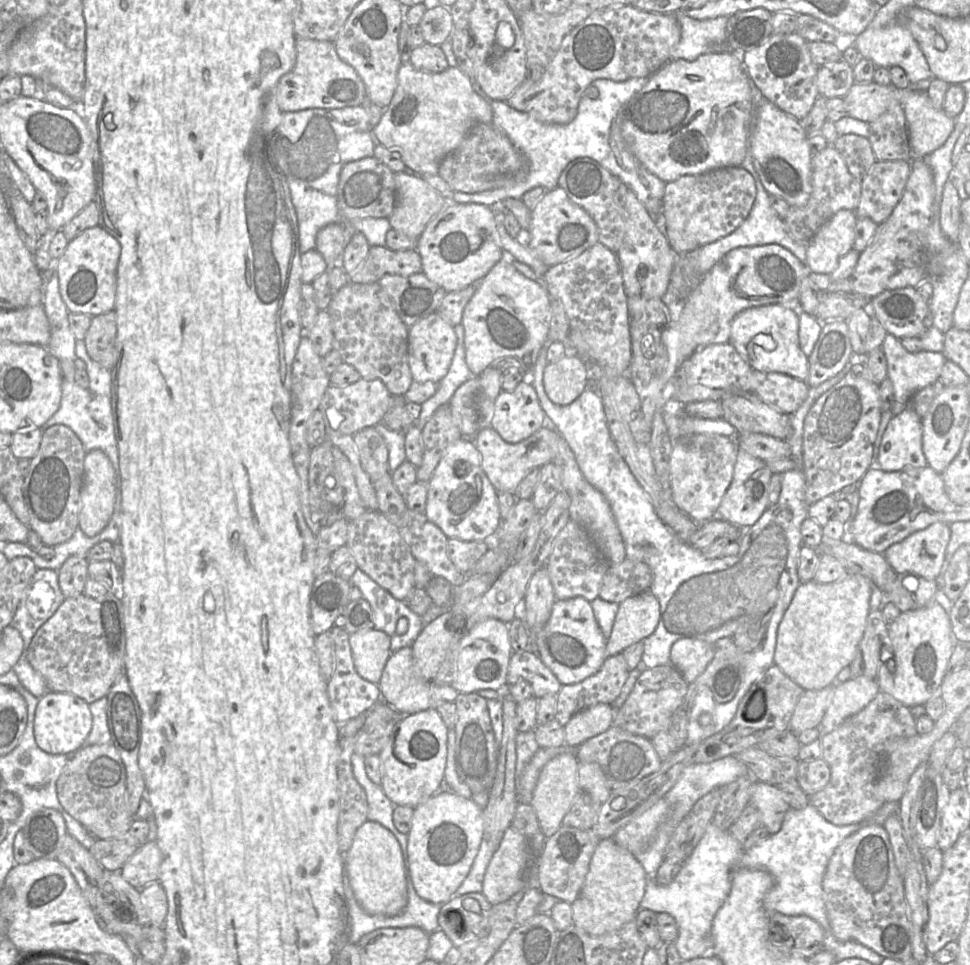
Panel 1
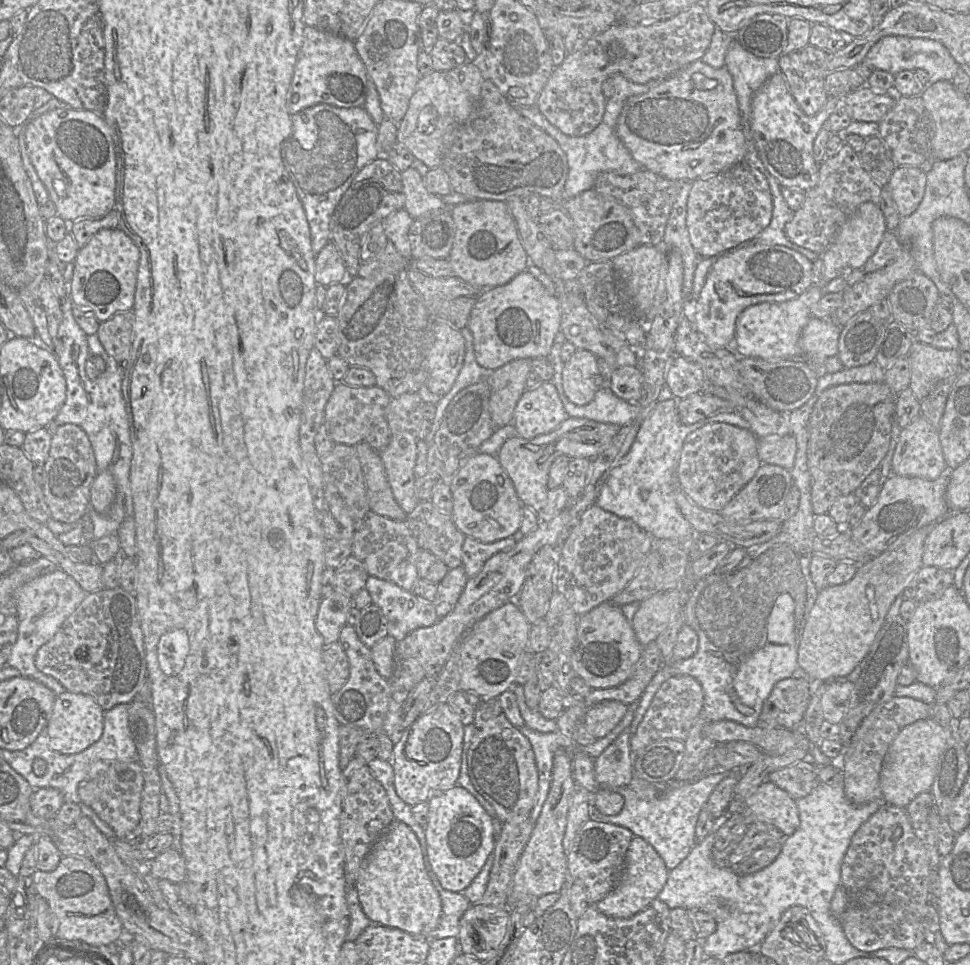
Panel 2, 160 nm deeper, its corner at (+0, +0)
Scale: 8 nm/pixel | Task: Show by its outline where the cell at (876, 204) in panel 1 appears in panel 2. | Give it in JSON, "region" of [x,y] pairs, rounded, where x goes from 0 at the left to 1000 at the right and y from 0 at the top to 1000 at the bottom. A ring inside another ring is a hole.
{"region":[[[926,172],[914,192],[929,225],[940,222],[952,206],[956,182],[943,172]]]}

